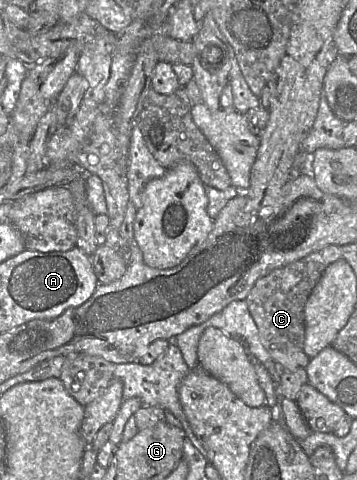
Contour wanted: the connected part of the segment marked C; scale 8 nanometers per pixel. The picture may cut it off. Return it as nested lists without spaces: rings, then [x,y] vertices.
[[[325,246],[297,261],[272,270],[256,281],[245,299],[264,347],[273,361],[281,364],[285,371],[305,368],[311,359],[304,351],[305,304],[324,270],[341,258],[340,246]]]

